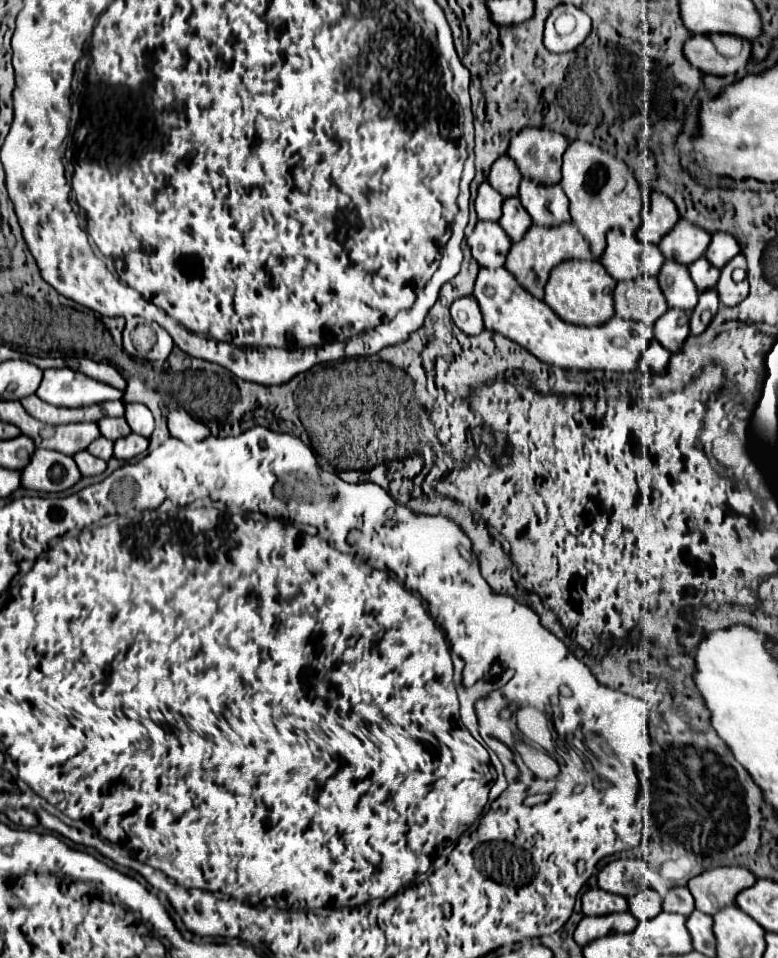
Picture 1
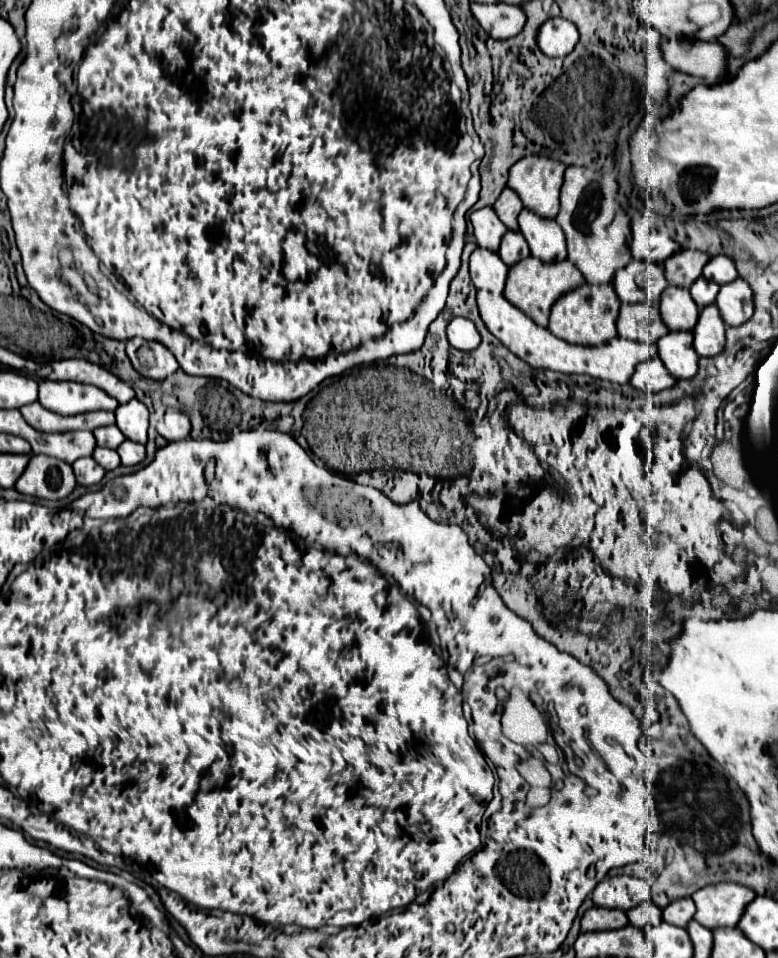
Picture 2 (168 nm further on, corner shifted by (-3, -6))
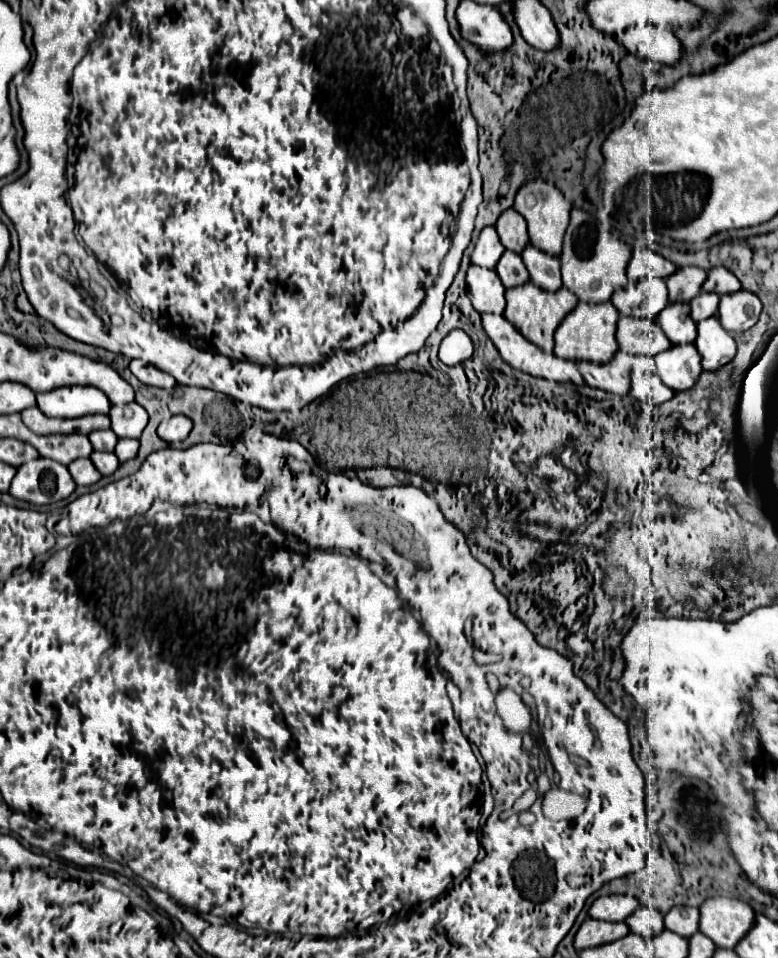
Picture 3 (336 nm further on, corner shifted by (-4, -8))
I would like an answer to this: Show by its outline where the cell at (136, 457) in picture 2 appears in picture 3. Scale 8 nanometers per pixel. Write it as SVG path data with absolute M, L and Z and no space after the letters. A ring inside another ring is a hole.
M120 439L118 445L116 445L116 449L114 449L114 453L120 459L120 463L124 463L124 461L130 461L130 459L136 457L138 447L140 447L138 439Z

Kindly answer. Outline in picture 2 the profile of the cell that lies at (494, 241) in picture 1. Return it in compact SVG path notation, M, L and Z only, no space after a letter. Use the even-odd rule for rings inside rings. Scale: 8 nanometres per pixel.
M477 247L471 253L469 271L471 271L471 281L477 289L489 289L501 293L509 269L507 265L503 265L503 261L499 261L499 253L491 253L489 249Z

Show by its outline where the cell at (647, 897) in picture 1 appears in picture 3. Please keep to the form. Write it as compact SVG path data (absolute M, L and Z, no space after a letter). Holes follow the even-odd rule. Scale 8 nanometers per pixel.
M638 907L638 909L626 919L626 925L630 927L632 933L644 937L646 941L652 939L652 935L658 935L660 931L664 931L664 919L662 919L660 911L648 909L648 907Z

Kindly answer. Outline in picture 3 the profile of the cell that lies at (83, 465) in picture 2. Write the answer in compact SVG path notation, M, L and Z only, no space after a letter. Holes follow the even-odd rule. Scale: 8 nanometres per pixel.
M76 459L68 465L68 471L76 485L94 485L102 475L90 459Z

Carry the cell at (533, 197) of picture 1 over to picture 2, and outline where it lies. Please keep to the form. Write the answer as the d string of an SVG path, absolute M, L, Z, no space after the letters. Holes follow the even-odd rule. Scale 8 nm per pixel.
M523 209L519 215L519 229L525 235L531 255L541 261L559 261L567 257L565 233L557 219L539 217L529 209Z

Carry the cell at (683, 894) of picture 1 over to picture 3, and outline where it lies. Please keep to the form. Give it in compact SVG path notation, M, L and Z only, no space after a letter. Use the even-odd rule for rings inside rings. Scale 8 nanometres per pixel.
M672 907L664 915L664 925L666 929L682 935L682 937L692 937L698 931L698 909L696 907Z

